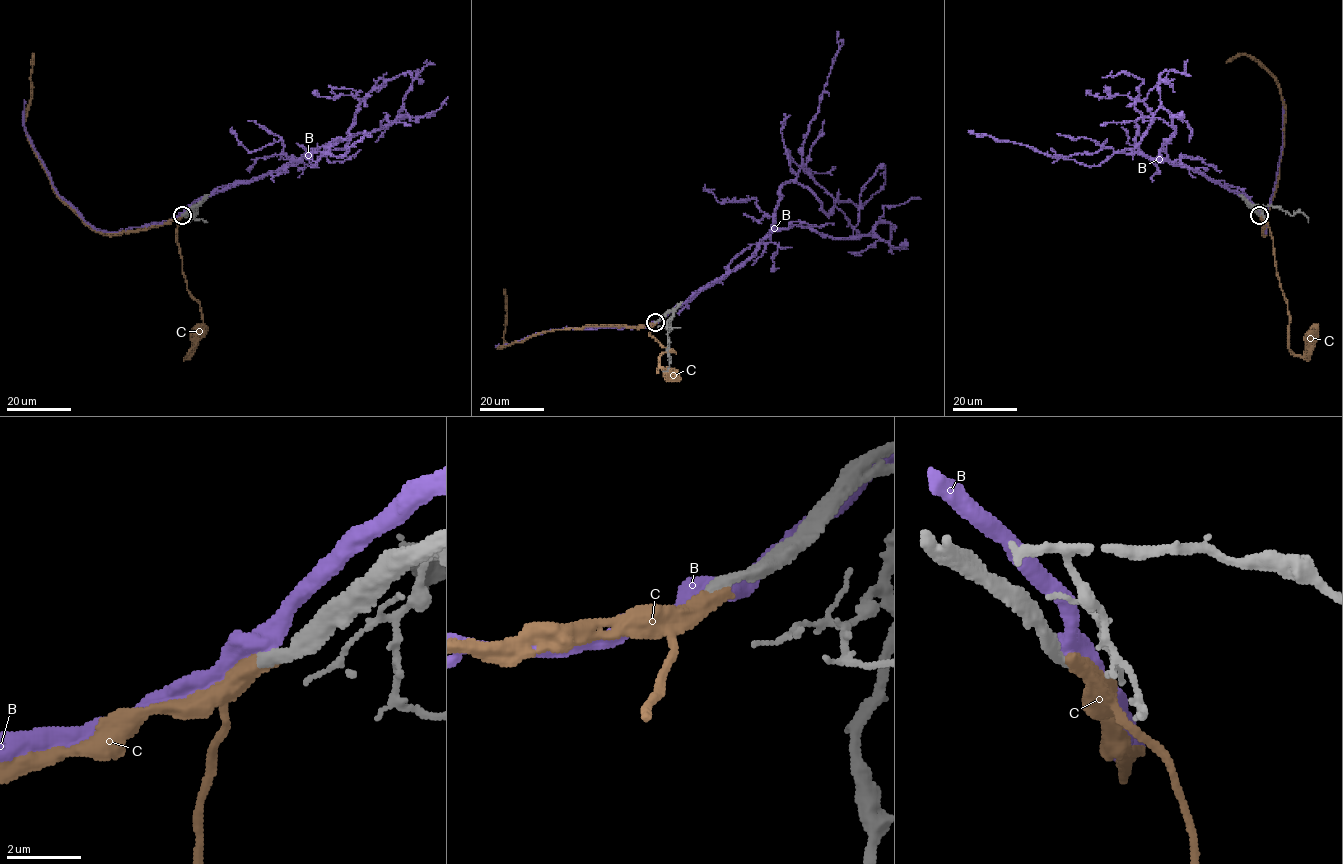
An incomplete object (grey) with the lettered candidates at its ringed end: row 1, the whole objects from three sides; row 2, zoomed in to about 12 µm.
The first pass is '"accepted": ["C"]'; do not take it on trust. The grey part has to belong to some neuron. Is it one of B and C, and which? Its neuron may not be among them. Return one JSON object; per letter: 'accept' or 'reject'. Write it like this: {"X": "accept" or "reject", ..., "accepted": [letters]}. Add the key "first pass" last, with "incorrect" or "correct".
{"B": "reject", "C": "accept", "accepted": ["C"], "first pass": "correct"}

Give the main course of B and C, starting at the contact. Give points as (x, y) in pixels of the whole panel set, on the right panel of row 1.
B: (1258, 215), (1246, 197), (1188, 167), (1118, 152), (1139, 142), (1151, 113), (1138, 98), (1144, 81), (1102, 77)
C: (1259, 215), (1272, 239), (1276, 273), (1287, 304), (1289, 349), (1296, 355), (1304, 355), (1305, 338), (1310, 334)

